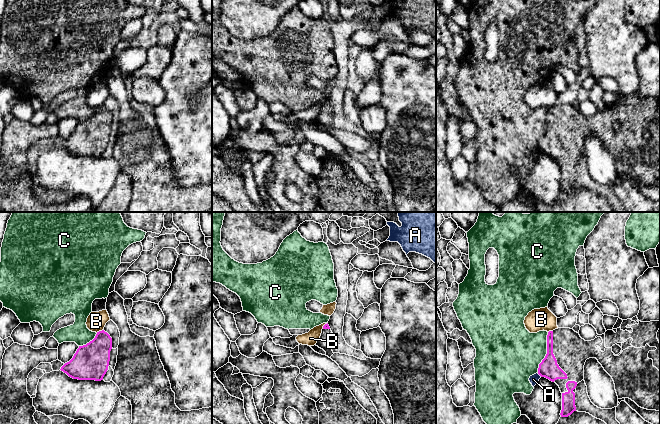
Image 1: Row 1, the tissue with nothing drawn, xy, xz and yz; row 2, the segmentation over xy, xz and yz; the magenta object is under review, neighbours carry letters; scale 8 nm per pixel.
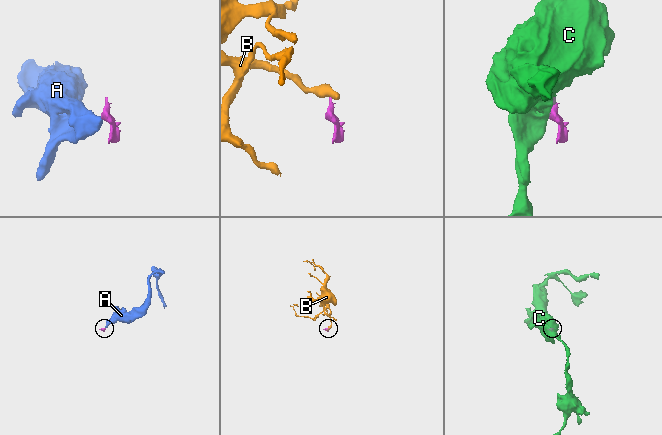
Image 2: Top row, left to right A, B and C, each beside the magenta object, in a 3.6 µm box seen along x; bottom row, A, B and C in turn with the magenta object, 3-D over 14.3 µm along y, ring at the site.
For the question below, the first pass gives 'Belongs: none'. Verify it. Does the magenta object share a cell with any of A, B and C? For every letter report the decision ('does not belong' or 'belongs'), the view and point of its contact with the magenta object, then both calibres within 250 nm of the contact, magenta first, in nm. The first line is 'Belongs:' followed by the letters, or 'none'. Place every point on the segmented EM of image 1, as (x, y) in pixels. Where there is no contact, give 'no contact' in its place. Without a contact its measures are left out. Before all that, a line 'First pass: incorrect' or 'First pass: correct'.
First pass: correct
Belongs: none
A: does not belong; contact yz (539, 374); calibres 160 and 70 nm
B: does not belong; contact xy (99, 331); calibres 280 and 160 nm
C: does not belong; contact yz (547, 352); calibres 160 and 400 nm

